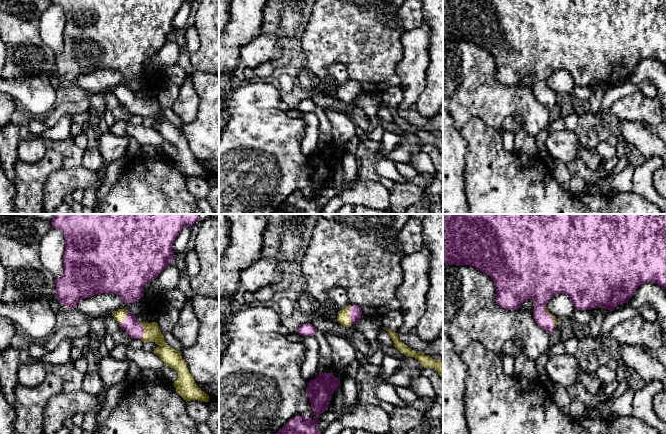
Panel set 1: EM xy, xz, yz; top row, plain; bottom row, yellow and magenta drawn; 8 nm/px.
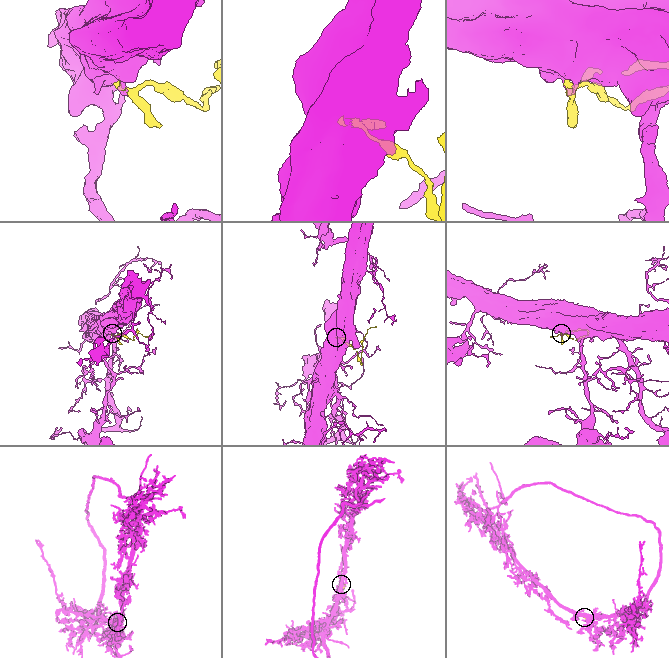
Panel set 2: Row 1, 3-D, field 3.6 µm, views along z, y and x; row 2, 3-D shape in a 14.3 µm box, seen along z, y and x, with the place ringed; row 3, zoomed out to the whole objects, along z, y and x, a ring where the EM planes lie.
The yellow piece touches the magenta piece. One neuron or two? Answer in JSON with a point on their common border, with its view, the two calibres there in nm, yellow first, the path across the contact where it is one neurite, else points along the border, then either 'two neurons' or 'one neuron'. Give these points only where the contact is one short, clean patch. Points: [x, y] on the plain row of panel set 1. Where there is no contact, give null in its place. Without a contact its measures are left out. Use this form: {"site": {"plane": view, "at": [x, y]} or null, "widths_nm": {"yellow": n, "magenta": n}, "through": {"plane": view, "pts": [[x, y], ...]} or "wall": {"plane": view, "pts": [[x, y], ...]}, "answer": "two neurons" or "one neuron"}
{"site": {"plane": "yz", "at": [552, 93]}, "widths_nm": {"yellow": 30, "magenta": 220}, "through": {"plane": "yz", "pts": [[555, 95], [552, 93], [541, 84], [541, 64]]}, "answer": "one neuron"}

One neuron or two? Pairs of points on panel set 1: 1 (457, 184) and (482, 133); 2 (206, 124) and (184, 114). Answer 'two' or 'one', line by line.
1: two
2: two

